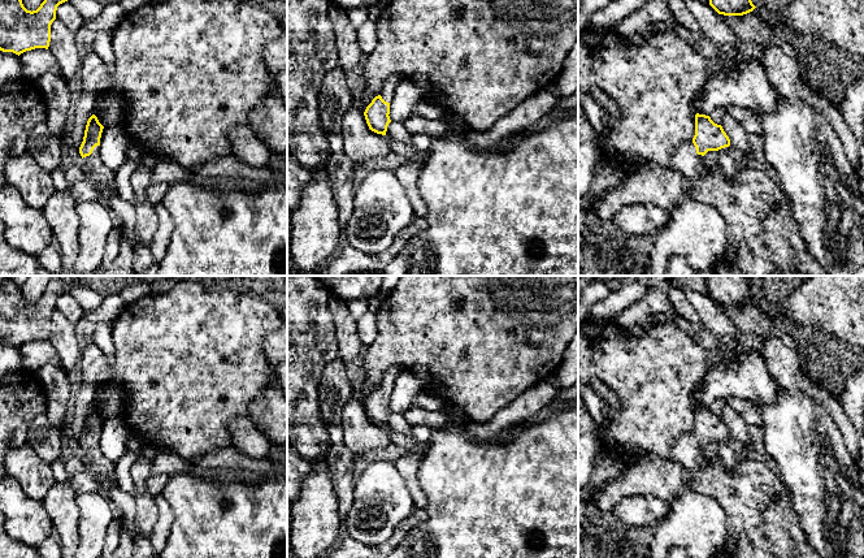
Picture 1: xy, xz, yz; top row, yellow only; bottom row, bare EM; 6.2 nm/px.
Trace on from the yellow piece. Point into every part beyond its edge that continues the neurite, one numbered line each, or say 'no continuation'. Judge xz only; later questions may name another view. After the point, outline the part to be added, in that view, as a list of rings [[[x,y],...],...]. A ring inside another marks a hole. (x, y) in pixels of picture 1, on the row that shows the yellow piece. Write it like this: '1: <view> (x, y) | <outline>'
1: xz (389, 89) | [[[390,75],[386,81],[386,83],[383,85],[381,96],[385,101],[391,103],[395,90],[399,86],[399,83],[401,82],[401,79],[398,75]]]

